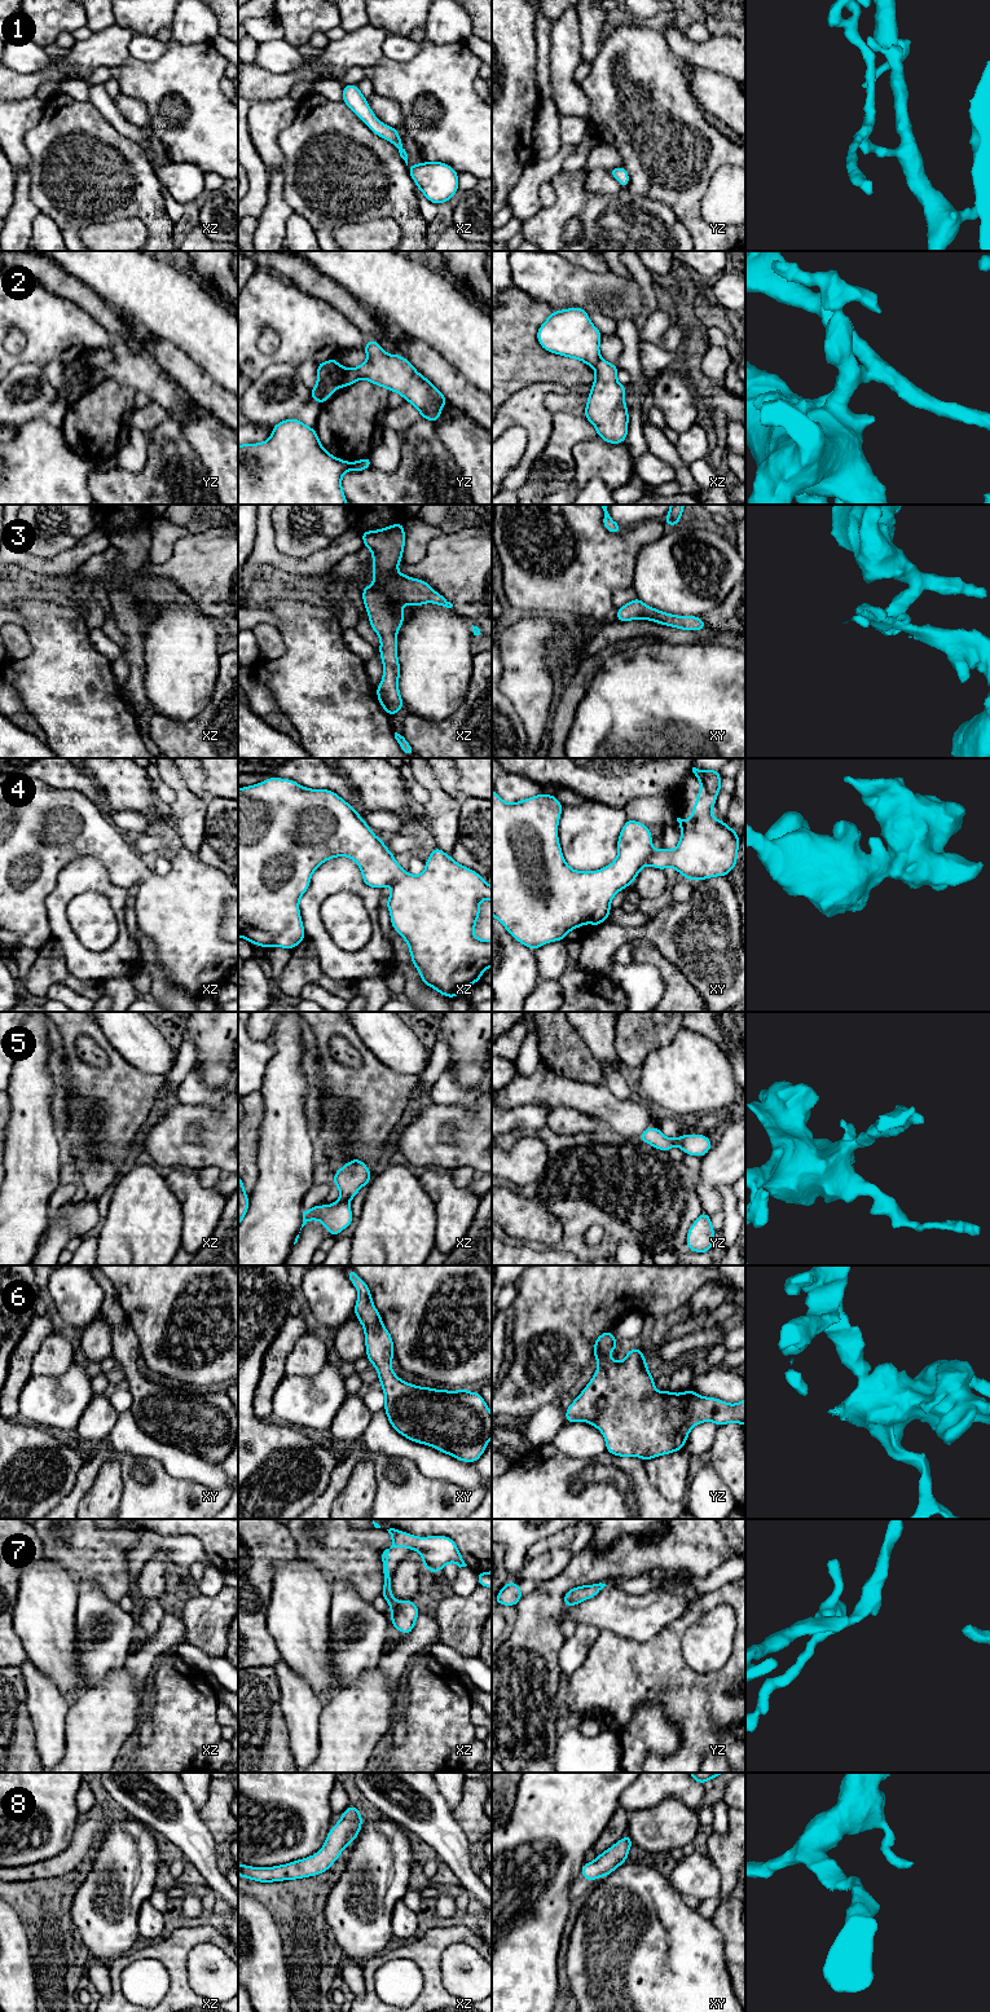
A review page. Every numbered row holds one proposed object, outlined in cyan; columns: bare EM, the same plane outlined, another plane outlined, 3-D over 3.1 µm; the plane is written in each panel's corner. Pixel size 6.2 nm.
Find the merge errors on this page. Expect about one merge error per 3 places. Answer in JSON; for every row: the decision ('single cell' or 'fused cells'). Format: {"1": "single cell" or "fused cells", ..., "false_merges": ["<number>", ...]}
{"1": "single cell", "2": "fused cells", "3": "single cell", "4": "single cell", "5": "single cell", "6": "single cell", "7": "single cell", "8": "single cell", "false_merges": ["2"]}

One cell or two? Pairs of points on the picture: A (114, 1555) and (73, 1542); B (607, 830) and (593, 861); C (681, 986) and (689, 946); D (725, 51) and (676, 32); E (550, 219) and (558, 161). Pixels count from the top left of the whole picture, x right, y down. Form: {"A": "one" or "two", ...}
{"A": "one", "B": "one", "C": "two", "D": "one", "E": "two"}

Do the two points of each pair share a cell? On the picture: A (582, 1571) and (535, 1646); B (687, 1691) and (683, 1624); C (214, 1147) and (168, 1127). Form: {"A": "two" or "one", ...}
{"A": "one", "B": "one", "C": "one"}

